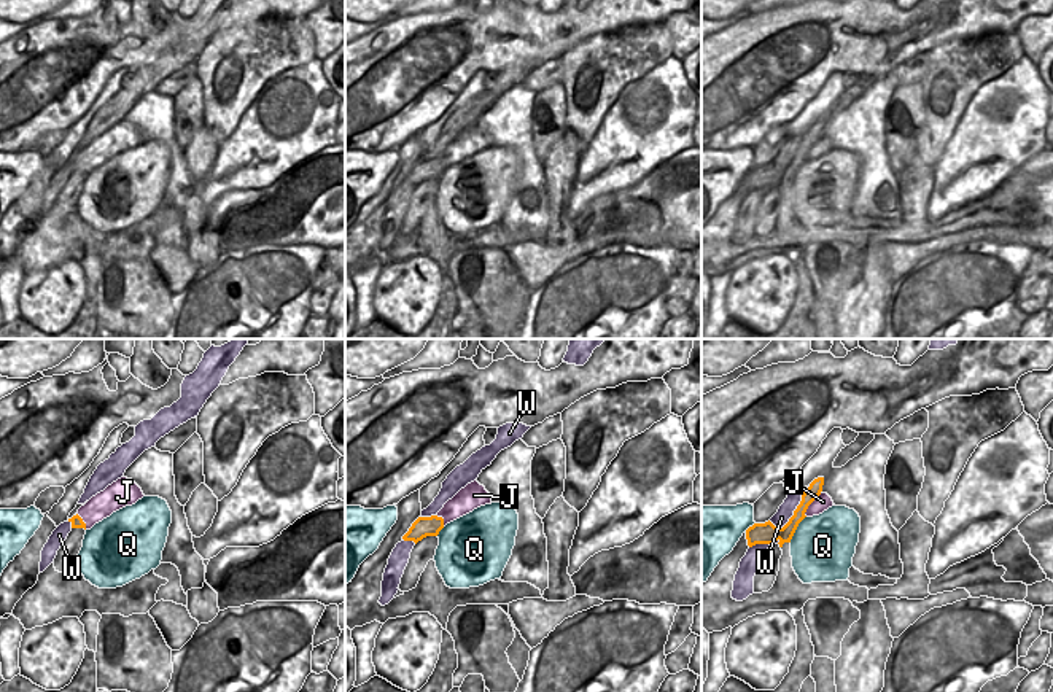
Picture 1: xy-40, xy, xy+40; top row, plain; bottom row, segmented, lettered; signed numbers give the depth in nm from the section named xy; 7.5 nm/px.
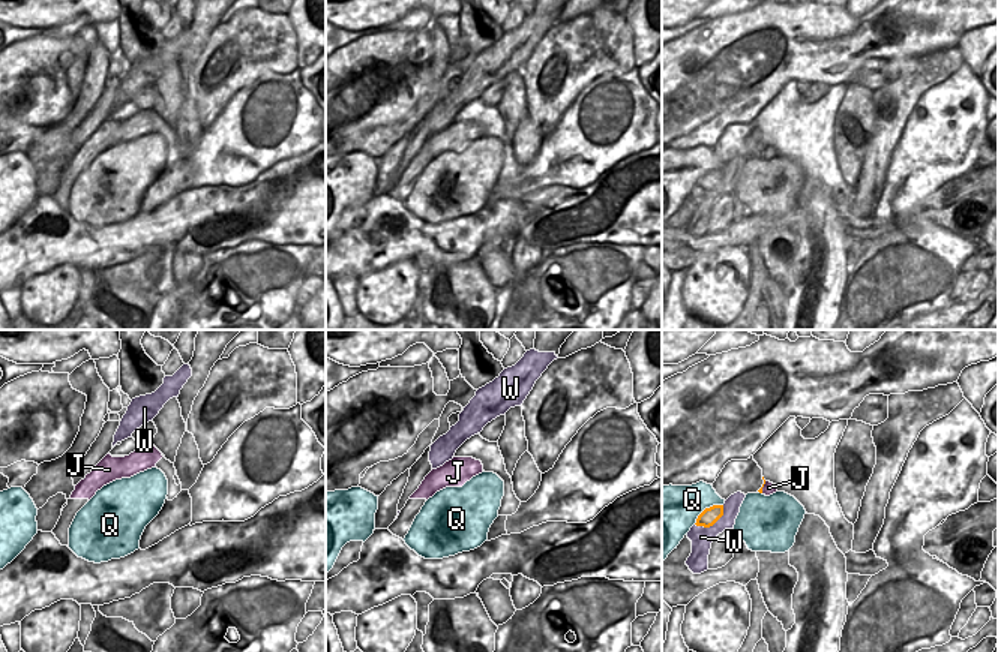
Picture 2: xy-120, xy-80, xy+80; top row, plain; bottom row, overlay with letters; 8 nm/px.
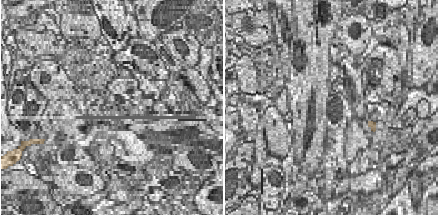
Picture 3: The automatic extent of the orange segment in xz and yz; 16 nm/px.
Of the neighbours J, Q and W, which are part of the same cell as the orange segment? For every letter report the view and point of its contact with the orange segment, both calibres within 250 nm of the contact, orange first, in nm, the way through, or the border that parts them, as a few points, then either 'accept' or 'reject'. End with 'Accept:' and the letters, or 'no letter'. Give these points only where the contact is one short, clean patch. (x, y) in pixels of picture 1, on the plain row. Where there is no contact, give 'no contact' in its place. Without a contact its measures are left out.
J: contact xy+40 (810, 147); calibres 110 and 120 nm; way xy+40 (815, 132), (810, 147), (823, 145); accept
Q: contact xy+40 (796, 172); calibres 170 and 480 nm; reject
W: contact xy+40 (794, 156); calibres 150 and 120 nm; reject
Accept: J

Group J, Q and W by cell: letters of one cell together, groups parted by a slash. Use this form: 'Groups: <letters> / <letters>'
Groups: J / Q / W

